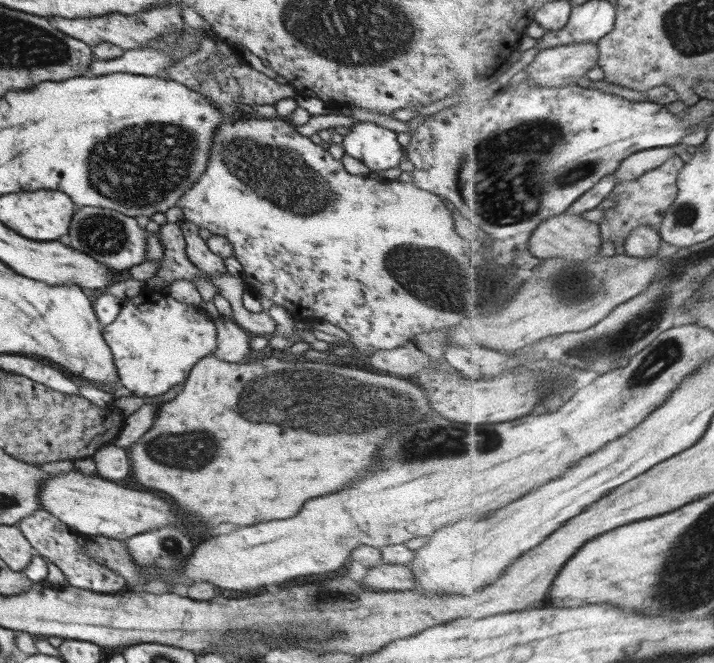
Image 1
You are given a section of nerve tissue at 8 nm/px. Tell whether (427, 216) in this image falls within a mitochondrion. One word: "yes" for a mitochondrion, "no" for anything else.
no

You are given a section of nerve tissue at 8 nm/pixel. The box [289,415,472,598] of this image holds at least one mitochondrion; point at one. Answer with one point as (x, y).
(342, 539)

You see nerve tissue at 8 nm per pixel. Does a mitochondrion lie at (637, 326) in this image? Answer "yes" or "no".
yes

